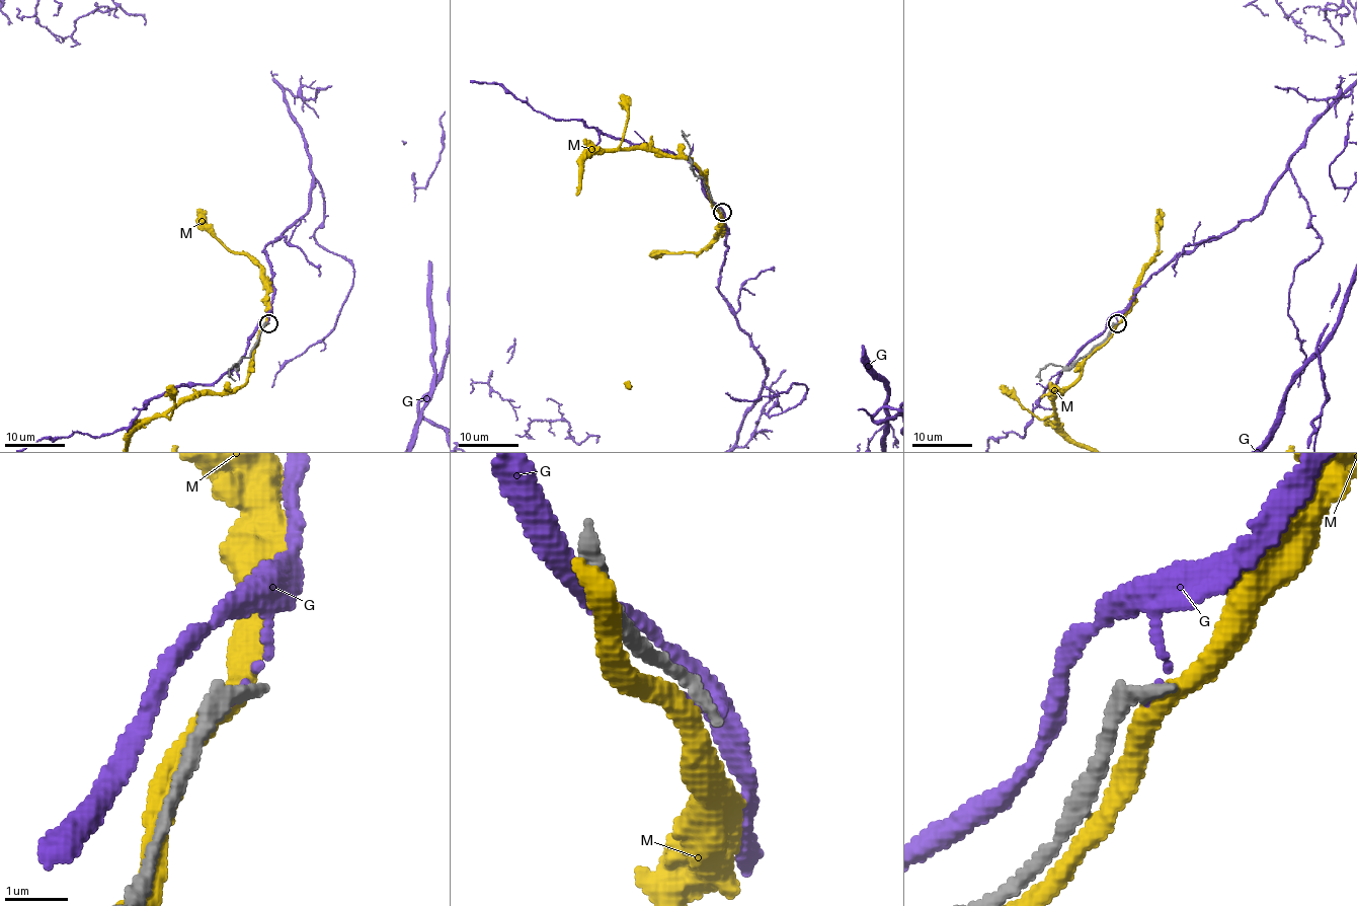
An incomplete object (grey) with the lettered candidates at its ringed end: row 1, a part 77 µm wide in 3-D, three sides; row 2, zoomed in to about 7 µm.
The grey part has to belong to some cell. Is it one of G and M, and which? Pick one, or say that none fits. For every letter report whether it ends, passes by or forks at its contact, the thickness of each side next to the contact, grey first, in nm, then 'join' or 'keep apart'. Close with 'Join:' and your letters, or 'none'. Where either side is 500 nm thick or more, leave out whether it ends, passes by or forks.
G: it ends; calibres 240 and 90 nm; keep apart
M: it passes by; calibres 280 and 360 nm; keep apart
Join: none

